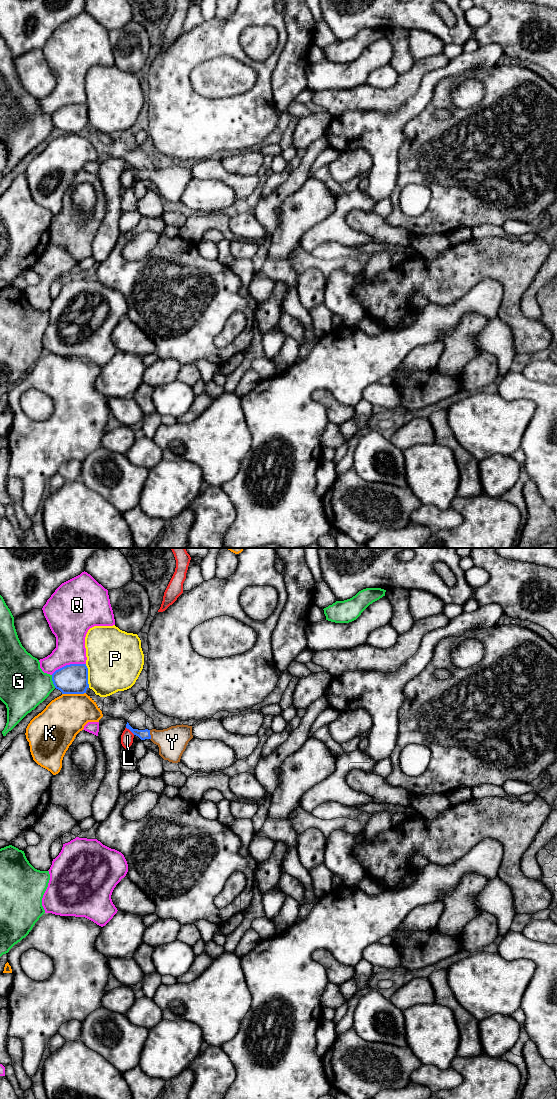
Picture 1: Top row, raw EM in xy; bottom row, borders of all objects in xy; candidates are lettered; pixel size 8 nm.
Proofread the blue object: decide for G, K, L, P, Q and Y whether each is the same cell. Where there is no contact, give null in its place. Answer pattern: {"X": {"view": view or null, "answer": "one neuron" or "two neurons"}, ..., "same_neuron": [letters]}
{"G": {"view": "xy", "answer": "two neurons"}, "K": {"view": "xy", "answer": "two neurons"}, "L": {"view": "xy", "answer": "two neurons"}, "P": {"view": "xy", "answer": "two neurons"}, "Q": {"view": "xy", "answer": "two neurons"}, "Y": {"view": "xy", "answer": "one neuron"}, "same_neuron": ["Y"]}

